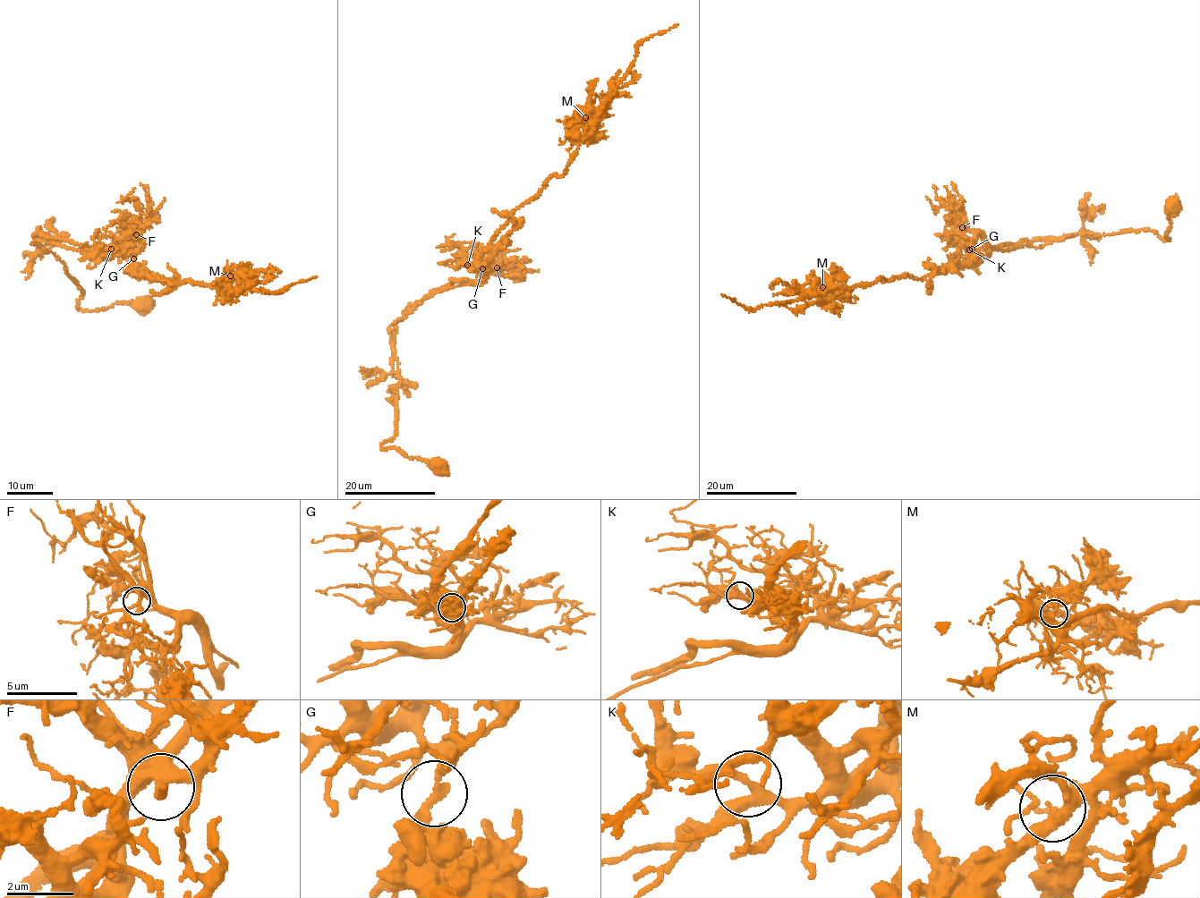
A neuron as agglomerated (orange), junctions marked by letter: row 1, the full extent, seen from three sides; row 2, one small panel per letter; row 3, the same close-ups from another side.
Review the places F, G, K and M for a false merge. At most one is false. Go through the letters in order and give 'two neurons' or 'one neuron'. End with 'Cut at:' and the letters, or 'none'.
F: one neuron
G: two neurons
K: one neuron
M: one neuron
Cut at: G

